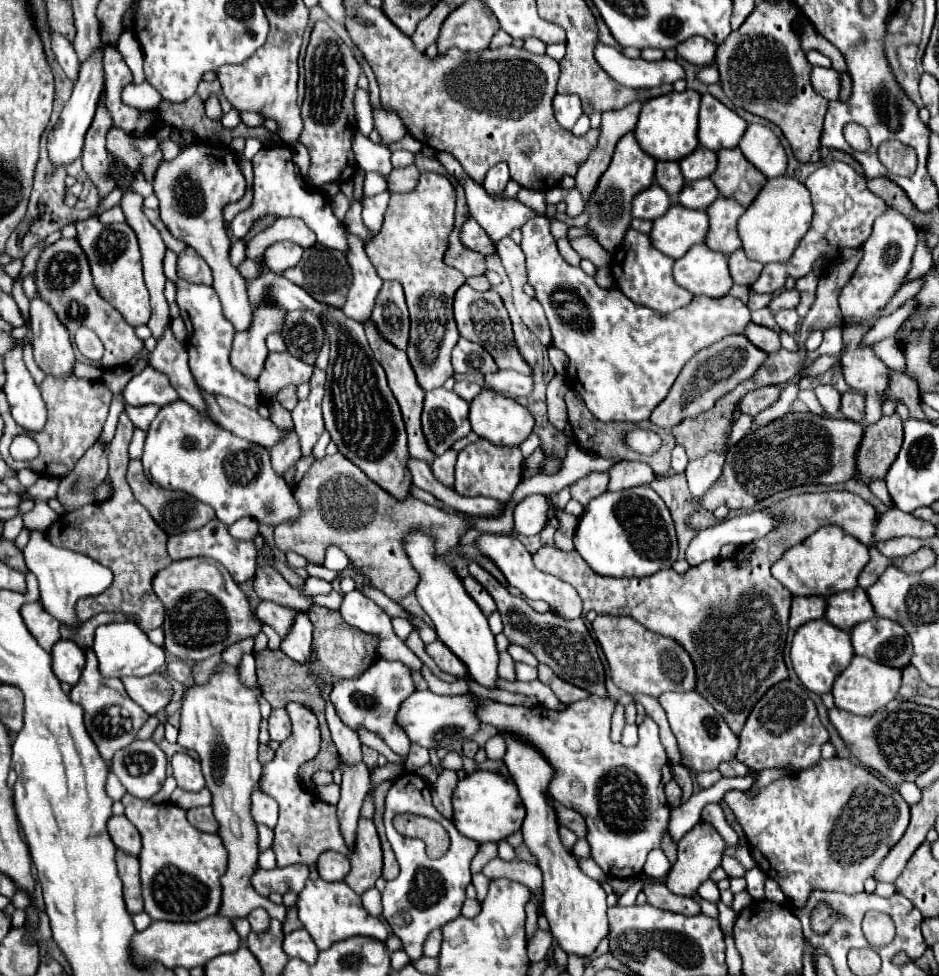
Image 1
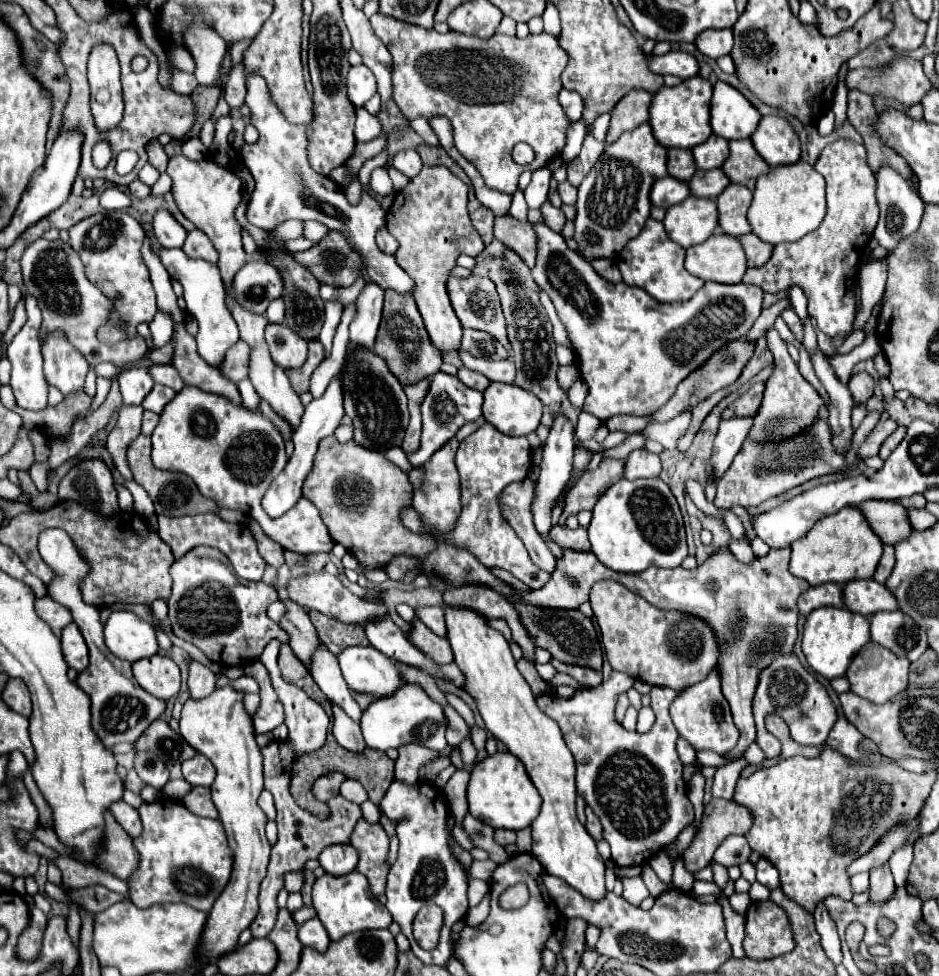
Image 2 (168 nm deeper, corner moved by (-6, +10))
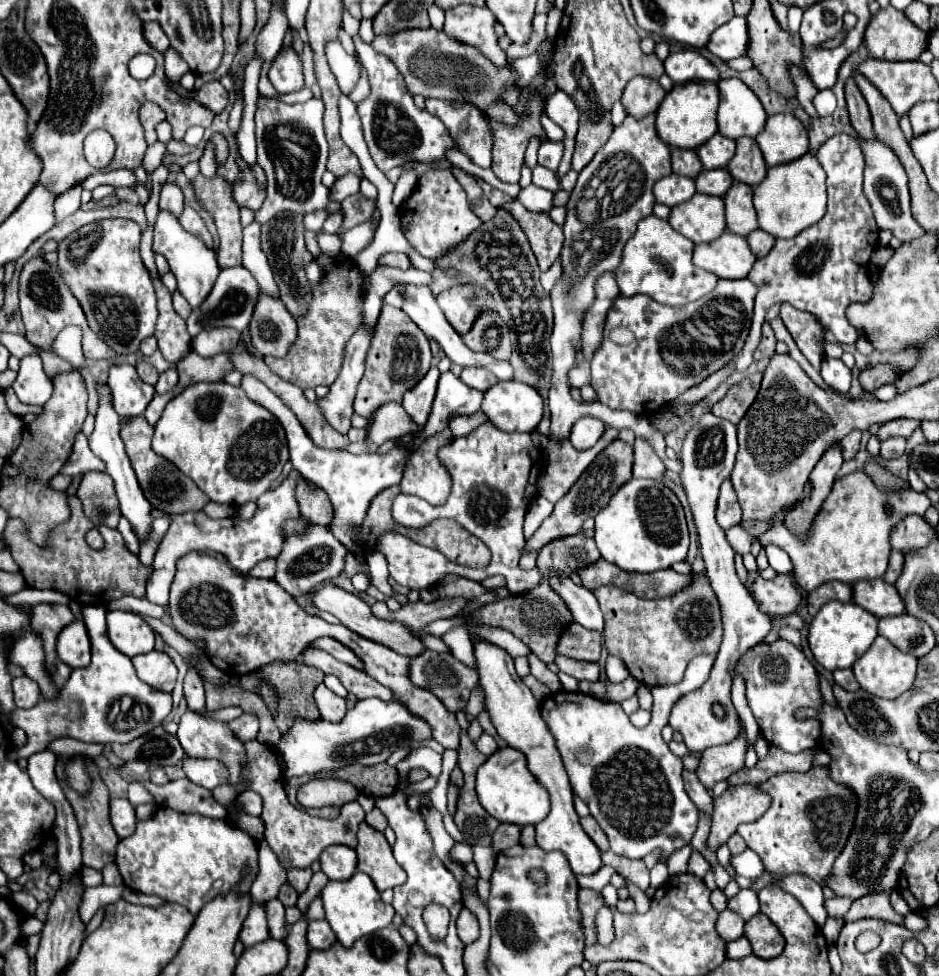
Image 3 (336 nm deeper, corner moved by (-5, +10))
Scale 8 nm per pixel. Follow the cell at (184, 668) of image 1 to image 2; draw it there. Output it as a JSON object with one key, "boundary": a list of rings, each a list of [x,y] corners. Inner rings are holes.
{"boundary":[[[192,660],[190,662],[190,676],[188,676],[188,690],[194,700],[210,696],[216,690],[216,676],[204,664]]]}

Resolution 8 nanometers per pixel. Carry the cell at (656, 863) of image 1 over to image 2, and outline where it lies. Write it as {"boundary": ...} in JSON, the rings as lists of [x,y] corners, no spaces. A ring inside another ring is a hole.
{"boundary":[[[658,852],[650,858],[650,864],[662,882],[672,882],[672,862],[664,852]]]}

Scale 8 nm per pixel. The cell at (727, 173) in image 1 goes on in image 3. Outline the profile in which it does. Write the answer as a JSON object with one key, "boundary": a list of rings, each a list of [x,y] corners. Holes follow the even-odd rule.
{"boundary":[[[739,138],[737,152],[729,162],[727,170],[735,180],[745,182],[749,186],[757,186],[767,174],[767,164],[757,142],[751,138]]]}

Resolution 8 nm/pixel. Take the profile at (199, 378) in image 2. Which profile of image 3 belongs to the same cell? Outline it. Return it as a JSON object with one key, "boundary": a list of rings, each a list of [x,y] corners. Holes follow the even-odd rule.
{"boundary":[[[153,280],[153,284],[157,292],[157,308],[159,308],[159,320],[155,330],[159,350],[163,358],[175,366],[191,352],[191,336],[187,334],[185,320],[171,306],[169,290],[163,286],[161,280]]]}

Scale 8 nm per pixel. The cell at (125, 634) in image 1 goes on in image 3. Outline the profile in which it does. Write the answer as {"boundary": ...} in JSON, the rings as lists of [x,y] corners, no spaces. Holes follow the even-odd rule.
{"boundary":[[[107,612],[107,634],[111,644],[129,658],[151,652],[155,644],[155,632],[133,612]]]}

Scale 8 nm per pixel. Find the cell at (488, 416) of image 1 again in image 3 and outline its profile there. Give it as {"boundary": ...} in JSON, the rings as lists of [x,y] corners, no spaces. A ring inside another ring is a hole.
{"boundary":[[[507,380],[485,392],[481,410],[503,432],[531,432],[543,418],[543,400],[531,386]]]}

